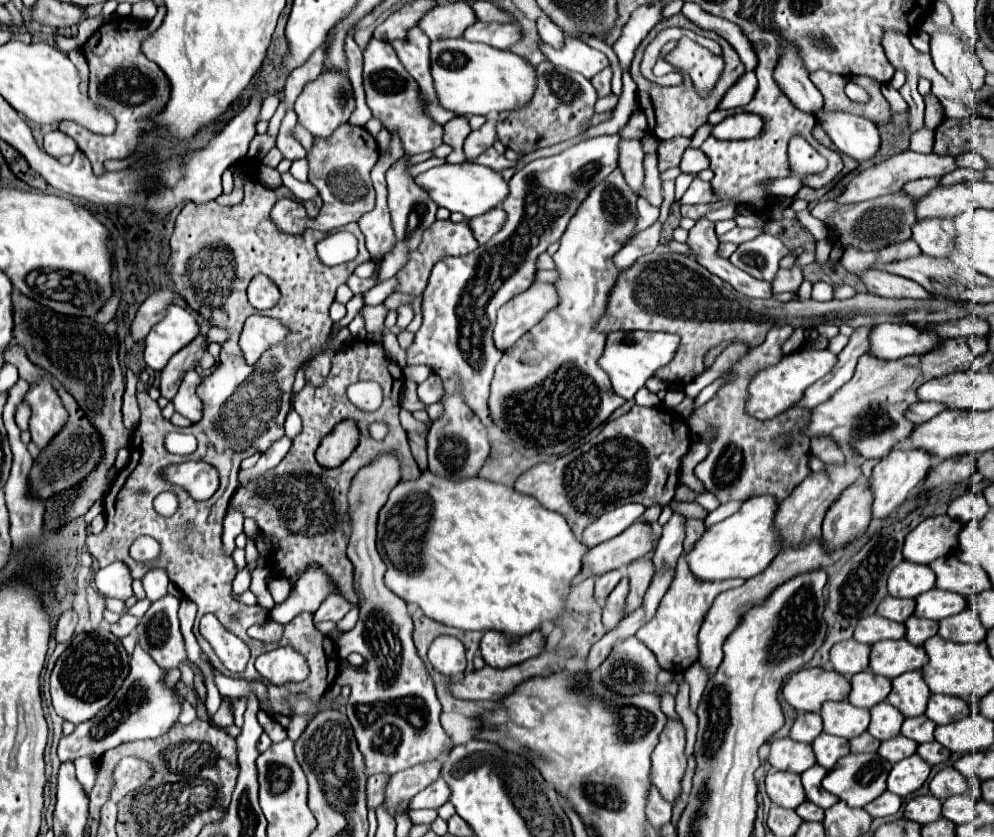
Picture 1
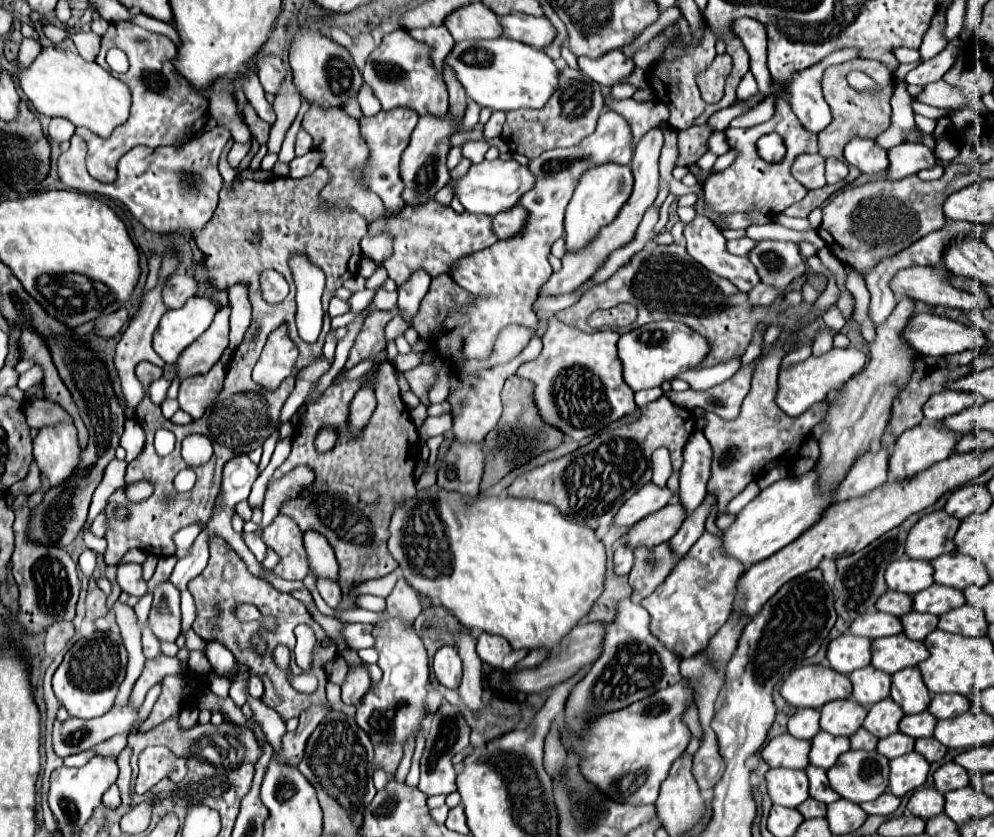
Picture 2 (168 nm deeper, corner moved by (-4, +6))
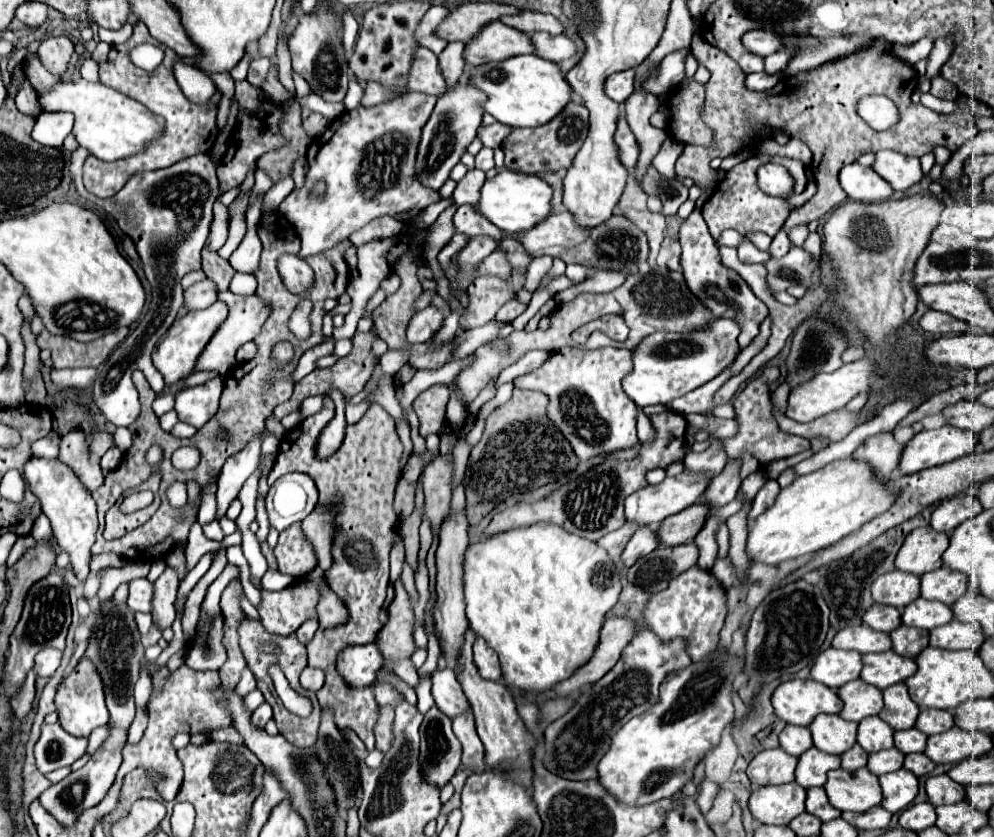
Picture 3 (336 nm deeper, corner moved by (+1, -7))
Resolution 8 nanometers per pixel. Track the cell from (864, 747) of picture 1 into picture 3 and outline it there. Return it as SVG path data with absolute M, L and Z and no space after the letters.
M855 744L853 748L849 748L847 752L841 754L841 768L845 770L859 770L863 766L867 766L867 752L863 752L863 748L859 744Z

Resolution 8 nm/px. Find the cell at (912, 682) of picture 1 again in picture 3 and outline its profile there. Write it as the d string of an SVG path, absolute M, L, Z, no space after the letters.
M903 682L883 690L883 702L885 706L879 712L879 718L885 720L893 730L909 730L915 726L919 706L911 700L909 690Z

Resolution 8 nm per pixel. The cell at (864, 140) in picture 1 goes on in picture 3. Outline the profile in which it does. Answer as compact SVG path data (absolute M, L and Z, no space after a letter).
M857 162L845 166L839 174L839 180L849 200L855 202L881 202L895 194L895 190L879 174L875 174L873 168Z

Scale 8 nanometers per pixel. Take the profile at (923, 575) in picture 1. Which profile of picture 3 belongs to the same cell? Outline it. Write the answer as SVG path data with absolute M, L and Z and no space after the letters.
M899 570L881 574L871 584L871 594L877 604L887 604L903 610L907 604L919 598L919 576Z

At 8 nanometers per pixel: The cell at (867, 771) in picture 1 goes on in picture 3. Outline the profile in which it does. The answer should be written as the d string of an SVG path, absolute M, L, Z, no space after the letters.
M843 768L831 770L827 774L825 790L829 802L841 812L867 812L869 808L881 804L879 778L867 768L859 768L855 772Z

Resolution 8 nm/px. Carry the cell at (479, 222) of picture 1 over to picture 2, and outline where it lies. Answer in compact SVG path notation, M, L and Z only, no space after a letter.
M516 205L516 207L492 217L492 231L496 233L498 239L508 239L508 237L512 237L512 233L516 235L522 229L526 217L528 217L526 209Z

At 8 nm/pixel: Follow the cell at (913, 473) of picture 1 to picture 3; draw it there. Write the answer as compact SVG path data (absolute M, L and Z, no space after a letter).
M941 426L937 430L921 430L915 434L903 450L899 470L903 474L915 474L925 468L933 468L977 450L977 436L963 428Z

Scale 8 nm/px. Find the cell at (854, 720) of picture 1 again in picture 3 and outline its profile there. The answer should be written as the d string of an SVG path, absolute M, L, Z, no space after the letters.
M819 714L811 726L813 744L827 754L843 754L855 744L857 724L839 718L839 714Z

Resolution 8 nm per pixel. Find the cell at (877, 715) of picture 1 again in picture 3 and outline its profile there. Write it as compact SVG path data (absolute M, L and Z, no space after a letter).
M869 716L859 722L857 744L867 752L879 752L883 748L893 748L893 728L879 716Z

